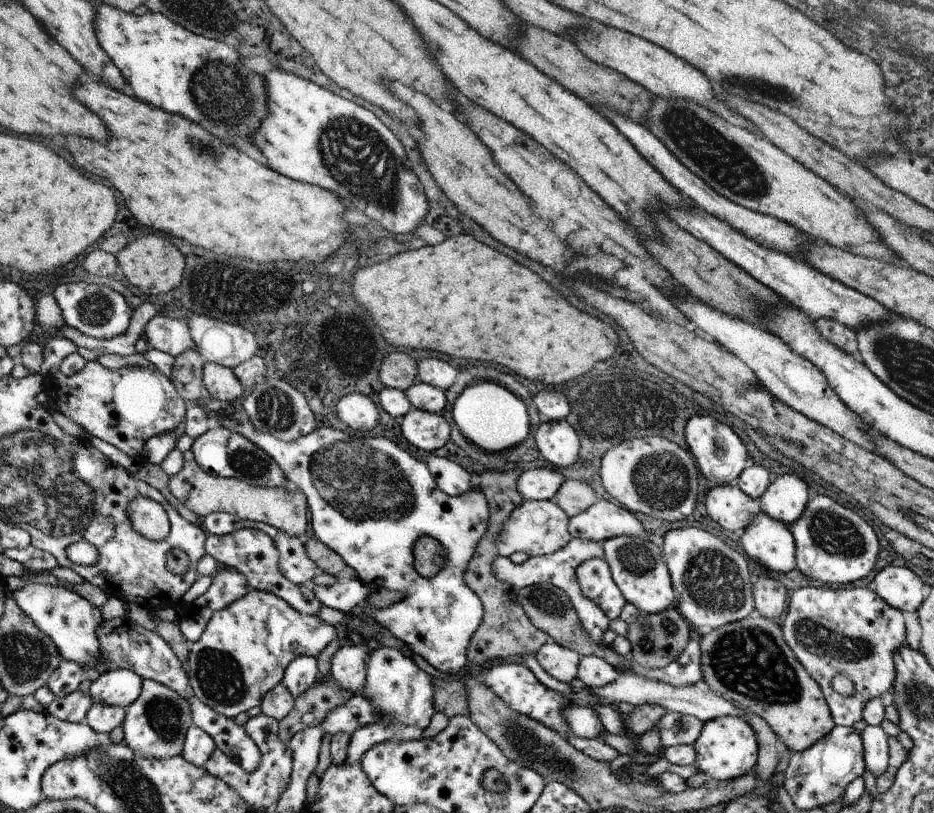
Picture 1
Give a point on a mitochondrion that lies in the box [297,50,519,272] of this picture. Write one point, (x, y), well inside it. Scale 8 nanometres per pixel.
(355, 155)

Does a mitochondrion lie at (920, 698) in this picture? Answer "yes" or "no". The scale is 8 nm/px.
yes

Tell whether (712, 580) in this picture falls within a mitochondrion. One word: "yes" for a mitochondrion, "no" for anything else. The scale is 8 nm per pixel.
yes

